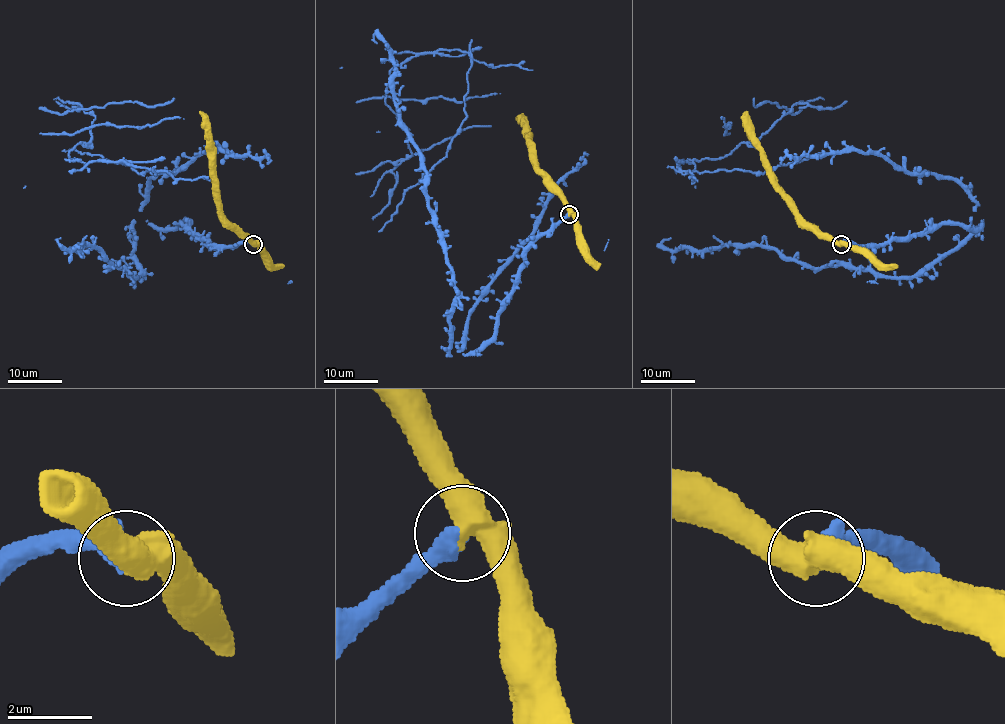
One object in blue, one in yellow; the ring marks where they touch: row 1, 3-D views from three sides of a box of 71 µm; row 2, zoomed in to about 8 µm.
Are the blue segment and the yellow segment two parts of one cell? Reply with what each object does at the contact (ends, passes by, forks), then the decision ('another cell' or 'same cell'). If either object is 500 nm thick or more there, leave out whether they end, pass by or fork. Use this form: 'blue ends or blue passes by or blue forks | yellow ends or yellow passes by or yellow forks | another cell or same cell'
another cell

